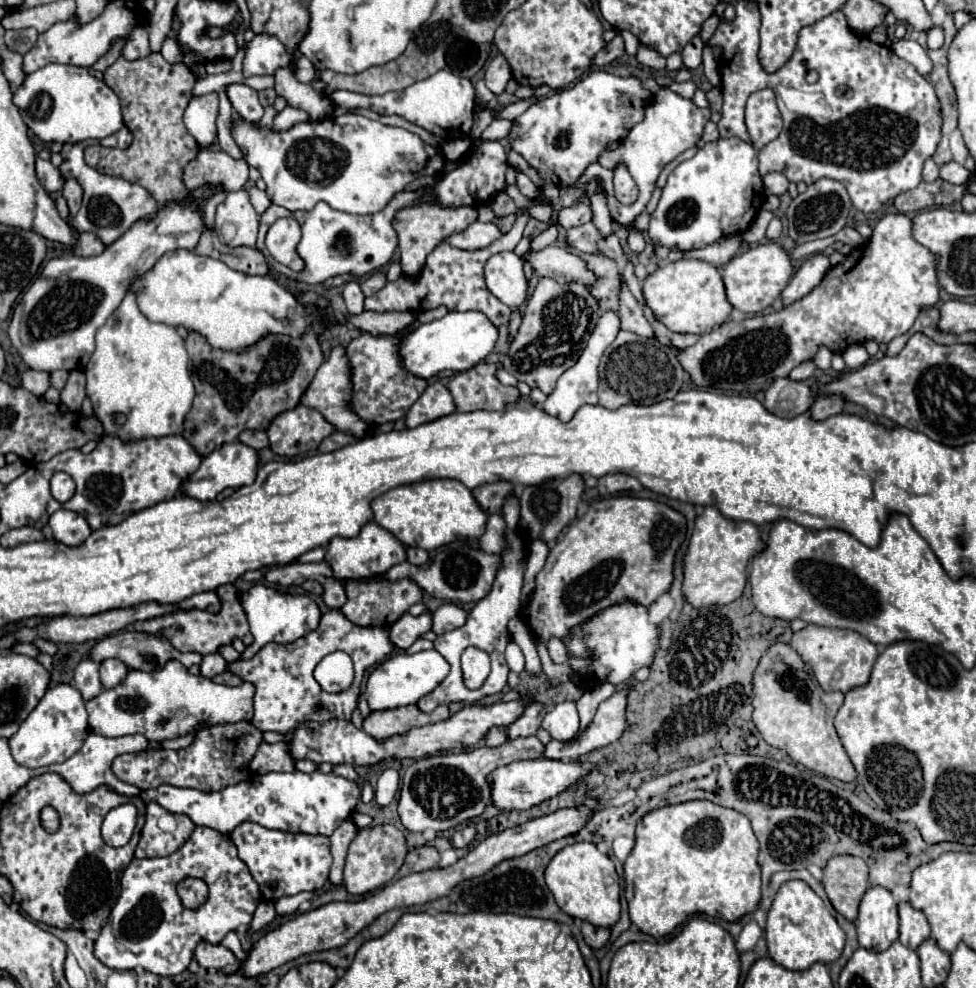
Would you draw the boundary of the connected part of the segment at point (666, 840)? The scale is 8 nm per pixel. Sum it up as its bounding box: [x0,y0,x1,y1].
[624,801,760,937]

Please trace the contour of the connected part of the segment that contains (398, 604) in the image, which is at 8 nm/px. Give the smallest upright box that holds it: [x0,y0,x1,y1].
[342,579,422,627]

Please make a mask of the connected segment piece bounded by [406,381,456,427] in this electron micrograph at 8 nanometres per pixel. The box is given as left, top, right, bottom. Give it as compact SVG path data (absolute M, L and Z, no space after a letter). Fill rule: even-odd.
M432 383L420 395L420 399L410 407L406 415L406 427L418 427L430 419L438 419L442 415L454 413L454 399L450 391L442 383Z

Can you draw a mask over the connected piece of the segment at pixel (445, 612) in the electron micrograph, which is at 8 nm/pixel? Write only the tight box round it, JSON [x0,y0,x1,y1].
[432,603,468,635]

